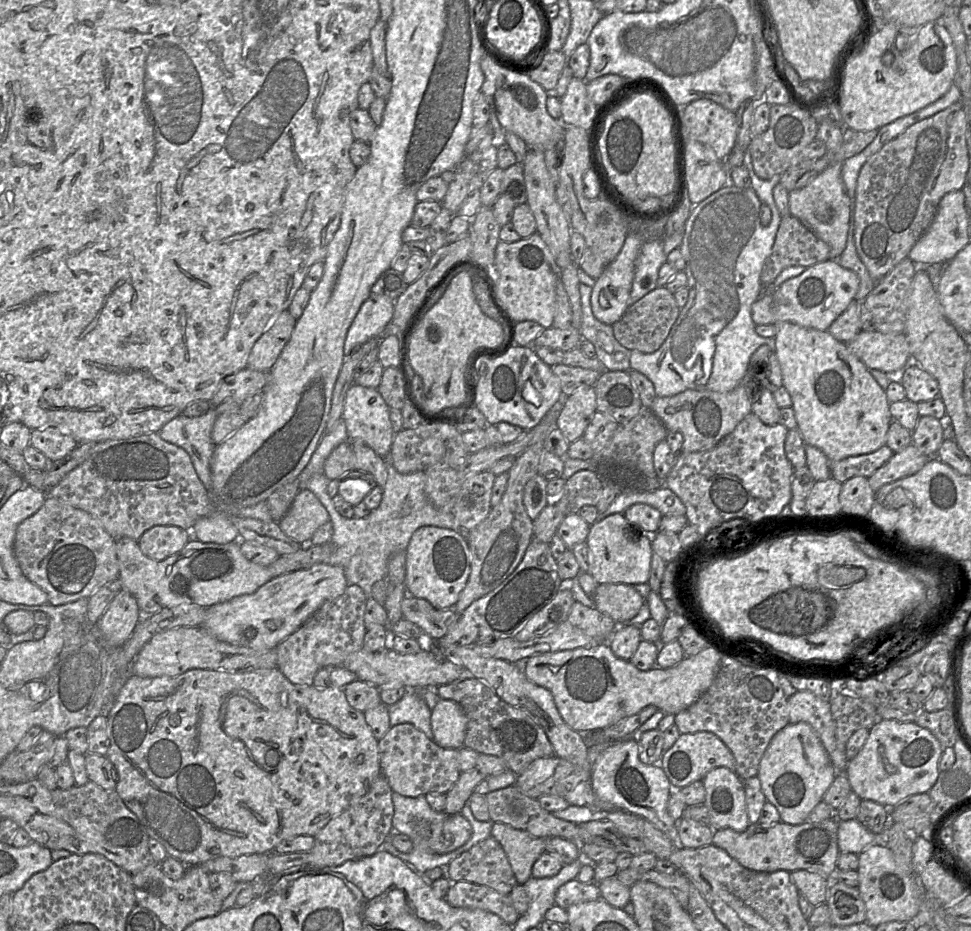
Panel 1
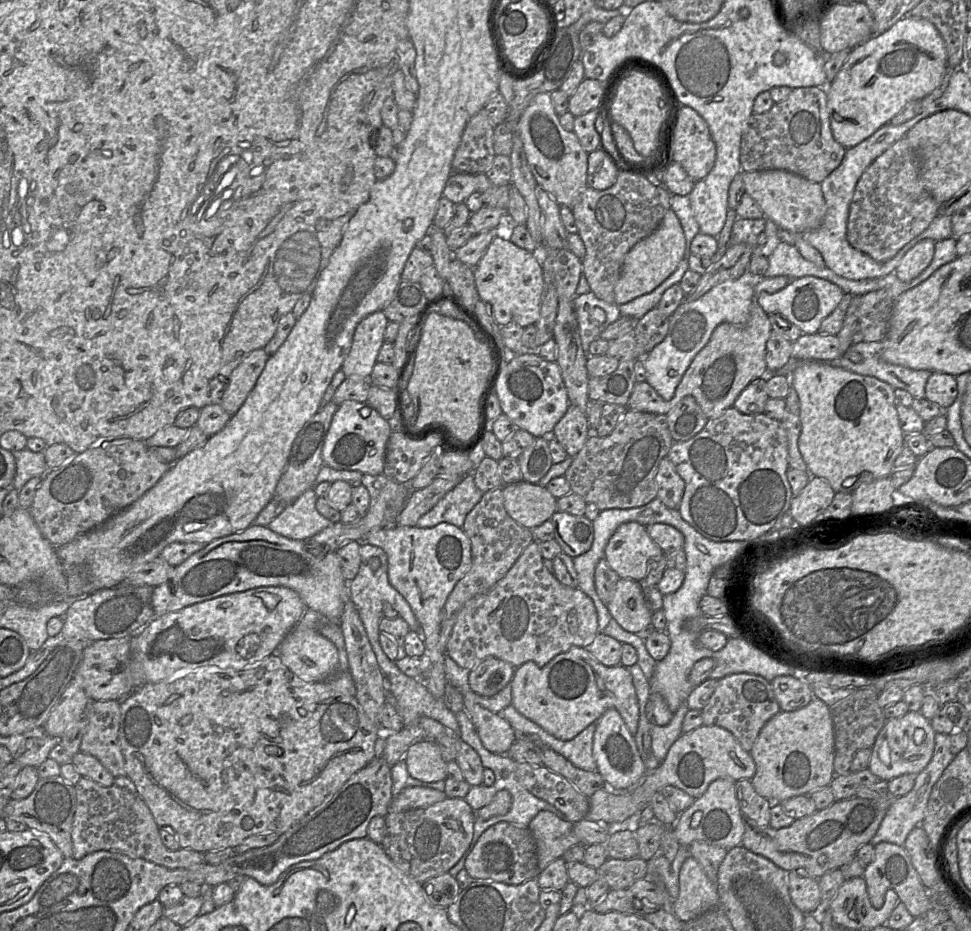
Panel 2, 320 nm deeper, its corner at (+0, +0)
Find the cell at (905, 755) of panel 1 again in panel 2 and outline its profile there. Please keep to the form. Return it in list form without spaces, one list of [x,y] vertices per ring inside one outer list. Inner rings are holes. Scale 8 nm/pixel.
[[[908,711],[905,715],[887,719],[878,733],[873,747],[868,768],[882,781],[903,774],[919,774],[932,758],[936,732],[920,711]]]

